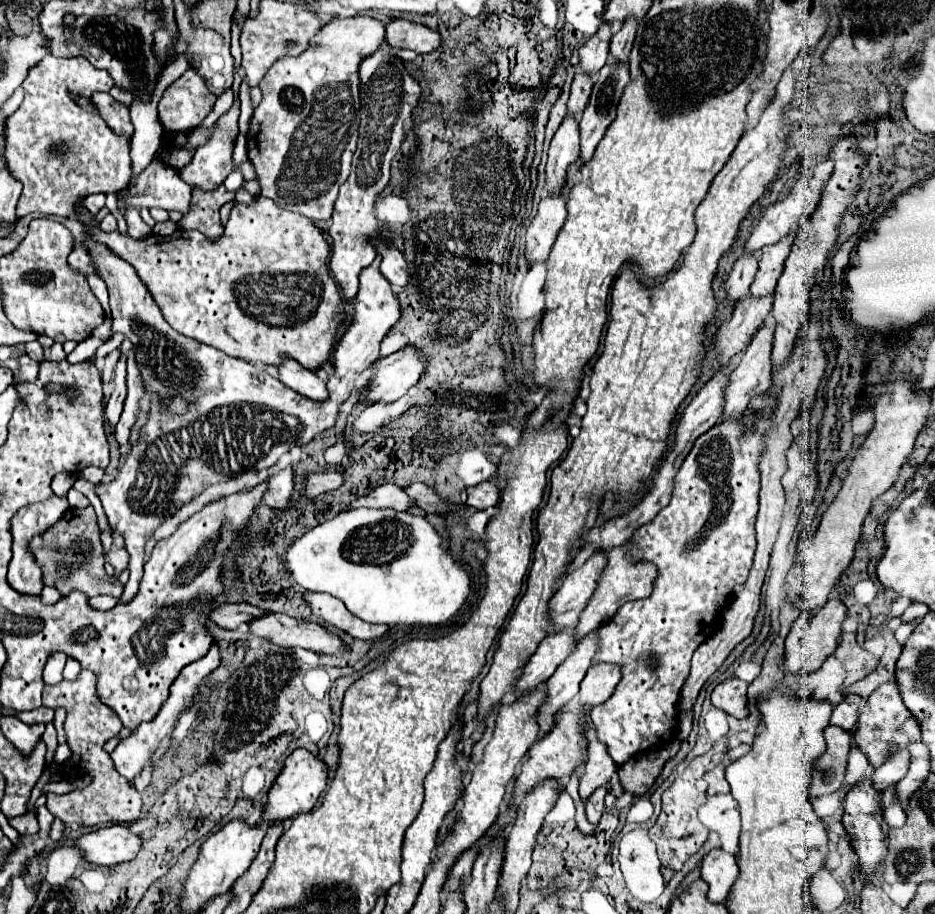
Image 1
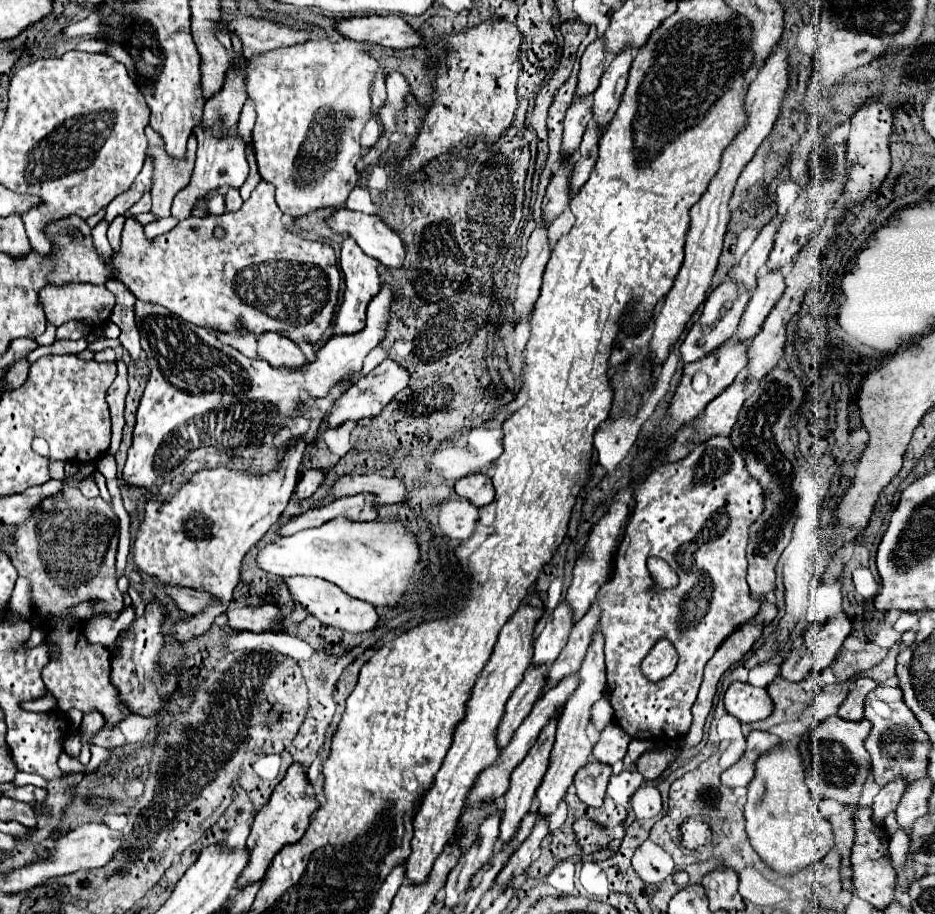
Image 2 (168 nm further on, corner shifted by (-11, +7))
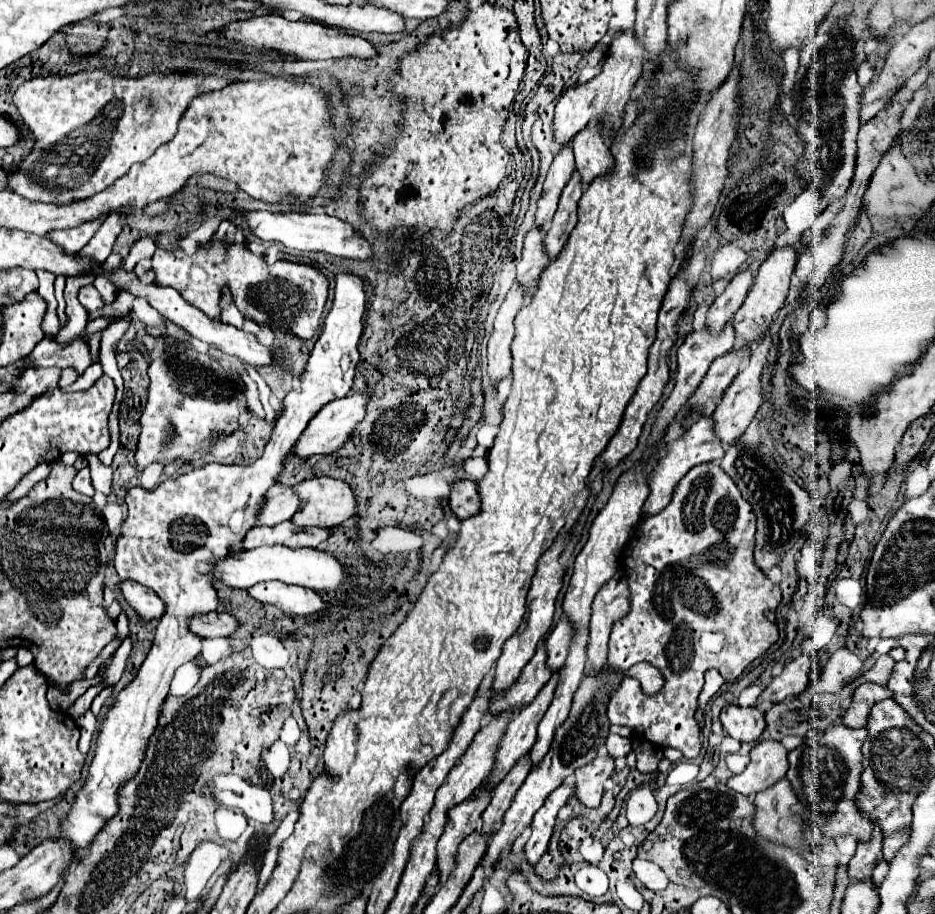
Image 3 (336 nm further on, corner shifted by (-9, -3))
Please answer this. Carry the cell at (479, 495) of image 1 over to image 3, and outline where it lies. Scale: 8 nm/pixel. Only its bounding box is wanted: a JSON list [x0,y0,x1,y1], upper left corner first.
[450,481,480,519]

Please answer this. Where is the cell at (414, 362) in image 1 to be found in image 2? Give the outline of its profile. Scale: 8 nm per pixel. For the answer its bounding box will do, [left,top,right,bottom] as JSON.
[328,359,410,429]

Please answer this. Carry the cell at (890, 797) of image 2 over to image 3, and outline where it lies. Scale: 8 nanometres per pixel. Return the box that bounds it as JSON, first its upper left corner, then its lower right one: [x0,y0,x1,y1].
[848,823,884,879]

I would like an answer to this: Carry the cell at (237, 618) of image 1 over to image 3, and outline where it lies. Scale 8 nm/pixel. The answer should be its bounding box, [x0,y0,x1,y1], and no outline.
[120,581,166,621]

